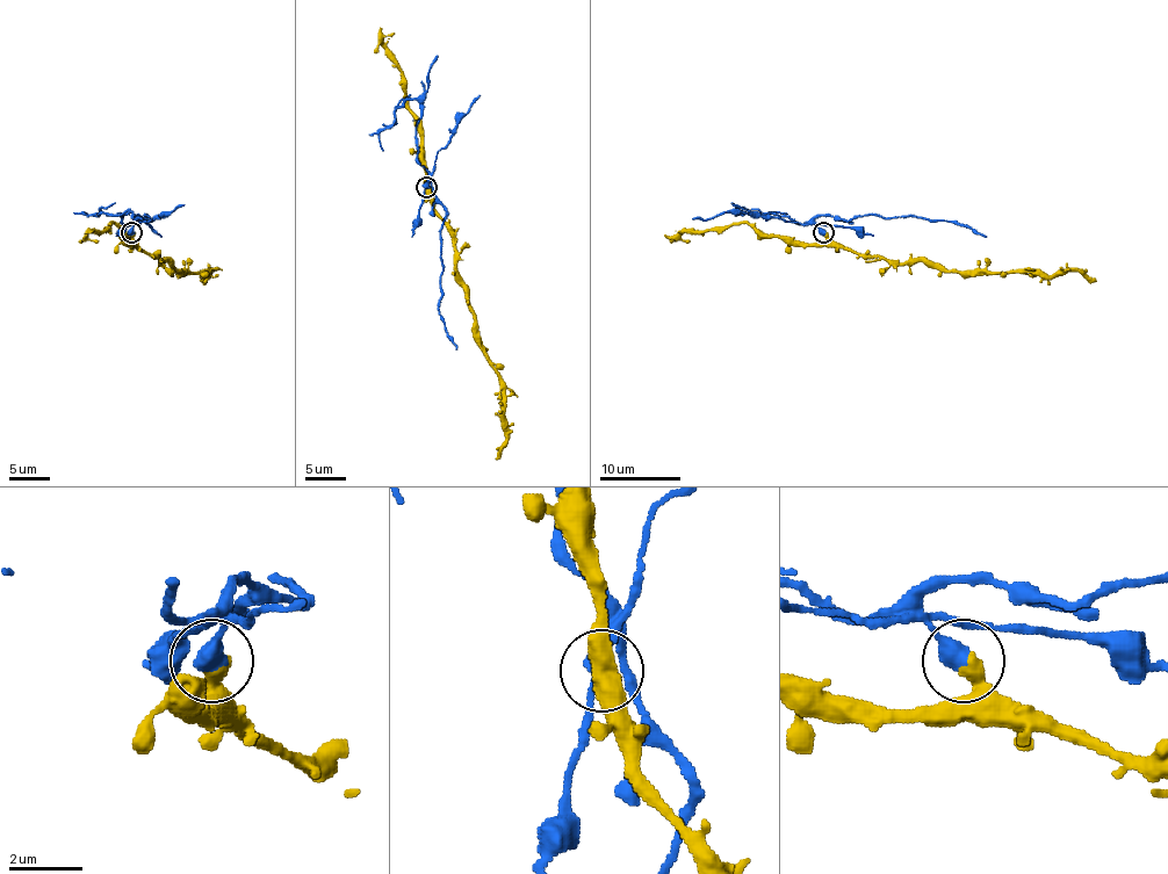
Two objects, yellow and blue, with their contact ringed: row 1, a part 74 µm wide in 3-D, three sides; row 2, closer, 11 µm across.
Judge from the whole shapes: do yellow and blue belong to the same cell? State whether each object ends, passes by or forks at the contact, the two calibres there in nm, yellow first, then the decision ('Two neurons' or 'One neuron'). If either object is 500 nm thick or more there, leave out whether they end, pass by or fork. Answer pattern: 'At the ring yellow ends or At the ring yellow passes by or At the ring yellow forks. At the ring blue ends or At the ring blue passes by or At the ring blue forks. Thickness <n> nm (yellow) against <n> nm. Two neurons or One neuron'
Thickness 500 nm (yellow) against 550 nm. Two neurons

